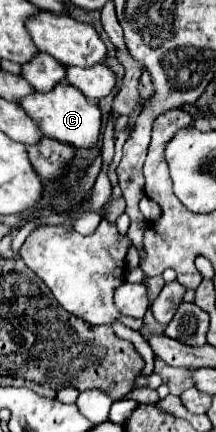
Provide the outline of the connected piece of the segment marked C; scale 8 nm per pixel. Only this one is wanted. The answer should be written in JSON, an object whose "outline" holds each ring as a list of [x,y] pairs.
{"outline":[[[57,84],[49,92],[29,94],[19,100],[19,106],[29,114],[29,118],[33,118],[33,122],[37,122],[39,130],[49,138],[67,142],[77,148],[91,148],[97,142],[101,130],[101,110],[93,100],[87,102],[87,98],[71,84]]]}

